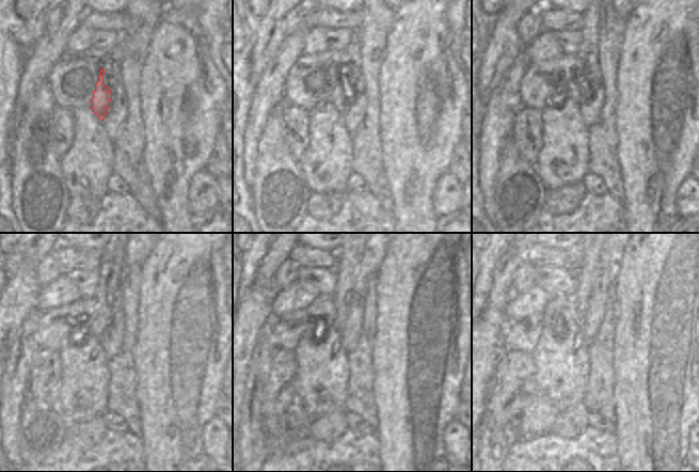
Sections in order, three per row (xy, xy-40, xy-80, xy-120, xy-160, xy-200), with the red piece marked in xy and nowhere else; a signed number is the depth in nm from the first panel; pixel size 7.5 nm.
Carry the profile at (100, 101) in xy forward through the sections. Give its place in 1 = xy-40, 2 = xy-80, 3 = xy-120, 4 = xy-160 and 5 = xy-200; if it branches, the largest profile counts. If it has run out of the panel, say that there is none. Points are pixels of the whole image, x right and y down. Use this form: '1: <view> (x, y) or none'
1: xy-40 (340, 95)
2: xy-80 (587, 69)
3: xy-120 (108, 297)
4: xy-160 (348, 257)
5: xy-200 (590, 254)

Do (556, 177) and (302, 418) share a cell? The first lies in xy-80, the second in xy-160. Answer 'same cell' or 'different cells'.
different cells

